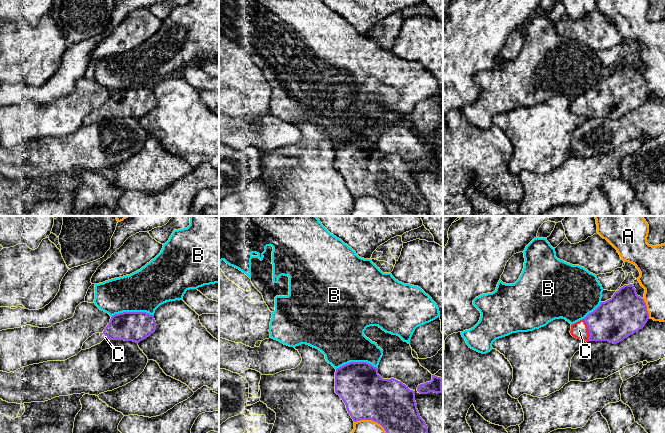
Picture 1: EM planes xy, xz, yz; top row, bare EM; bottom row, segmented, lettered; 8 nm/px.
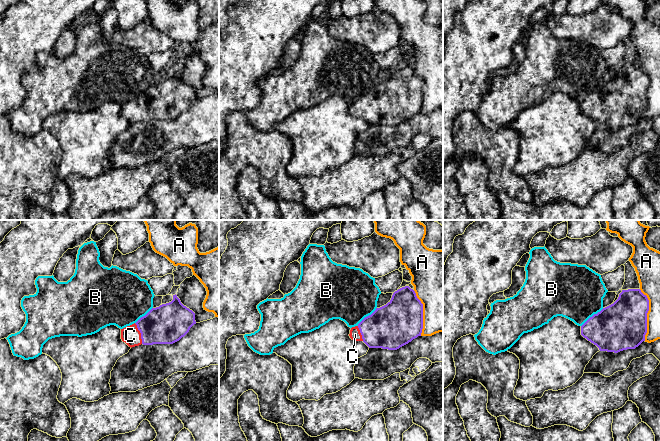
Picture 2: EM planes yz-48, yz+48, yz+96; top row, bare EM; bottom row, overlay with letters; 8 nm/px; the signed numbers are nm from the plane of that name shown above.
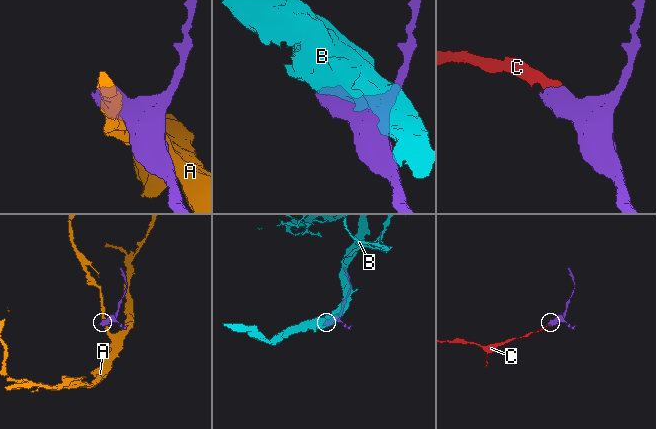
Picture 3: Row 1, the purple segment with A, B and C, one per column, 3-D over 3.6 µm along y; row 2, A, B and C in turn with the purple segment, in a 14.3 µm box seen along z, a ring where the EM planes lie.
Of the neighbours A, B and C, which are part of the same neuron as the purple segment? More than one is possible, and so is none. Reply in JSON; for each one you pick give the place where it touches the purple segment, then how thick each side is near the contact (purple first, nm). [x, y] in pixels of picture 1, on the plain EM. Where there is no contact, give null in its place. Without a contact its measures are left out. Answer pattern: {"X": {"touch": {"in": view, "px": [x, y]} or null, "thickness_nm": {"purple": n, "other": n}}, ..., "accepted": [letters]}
{"C": {"touch": {"in": "yz", "px": [588, 105]}, "thickness_nm": {"purple": 340, "other": 140}}, "accepted": ["C"]}

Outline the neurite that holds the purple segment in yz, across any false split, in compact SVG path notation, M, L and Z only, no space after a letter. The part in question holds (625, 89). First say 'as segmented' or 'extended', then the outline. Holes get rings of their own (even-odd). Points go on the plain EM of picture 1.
extended; M632 60L624 61L614 69L611 75L600 81L584 95L571 101L573 113L589 117L608 117L617 120L642 105L649 95L647 82L643 74L637 71Z

